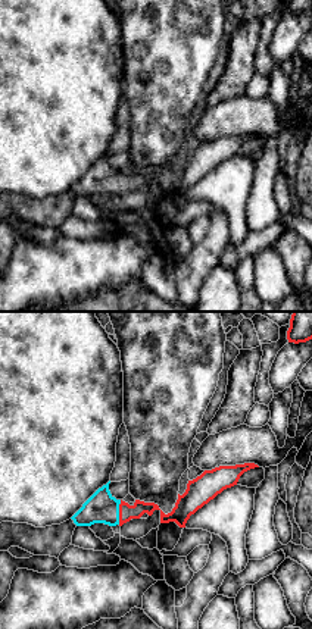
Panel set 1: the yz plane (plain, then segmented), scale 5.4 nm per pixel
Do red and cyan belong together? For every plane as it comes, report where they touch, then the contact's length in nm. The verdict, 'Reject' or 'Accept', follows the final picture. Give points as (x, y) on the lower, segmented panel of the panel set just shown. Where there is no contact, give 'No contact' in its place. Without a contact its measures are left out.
Touches red at (119, 512). Shared border 140 nm

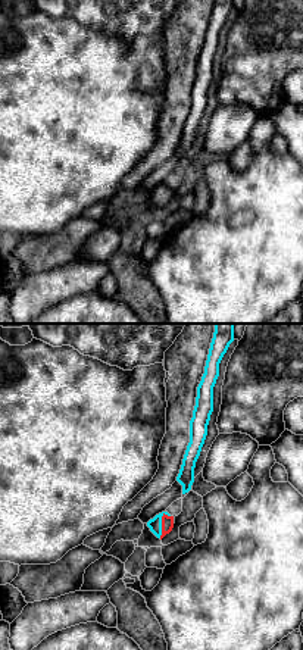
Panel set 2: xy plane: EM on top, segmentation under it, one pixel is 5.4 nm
Touches red at (162, 525). Shared border 150 nm

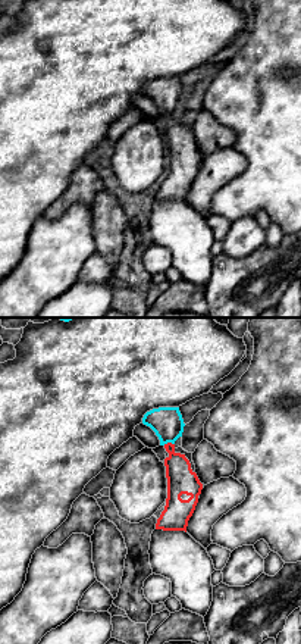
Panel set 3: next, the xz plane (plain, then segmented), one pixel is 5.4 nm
Touches red at (168, 443). Shared border 60 nm

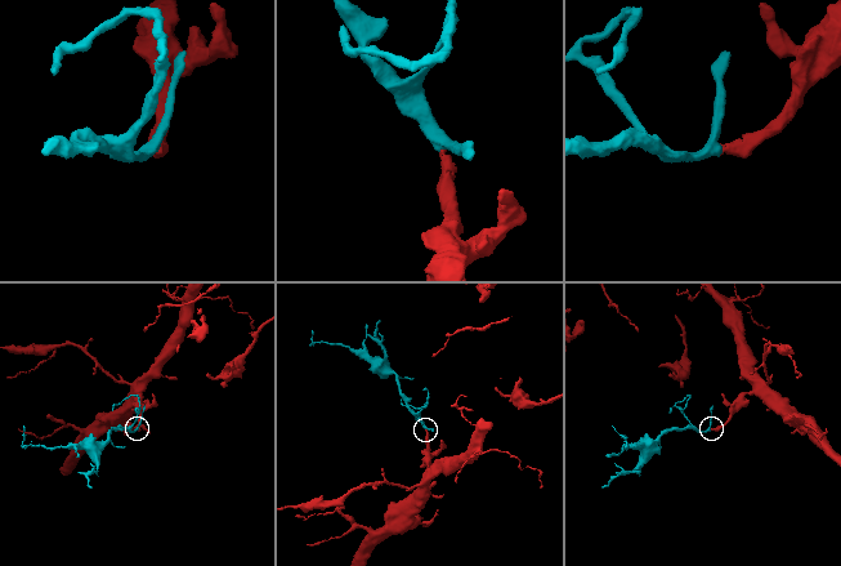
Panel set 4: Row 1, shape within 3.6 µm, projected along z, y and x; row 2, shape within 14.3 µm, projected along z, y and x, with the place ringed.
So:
Accept

